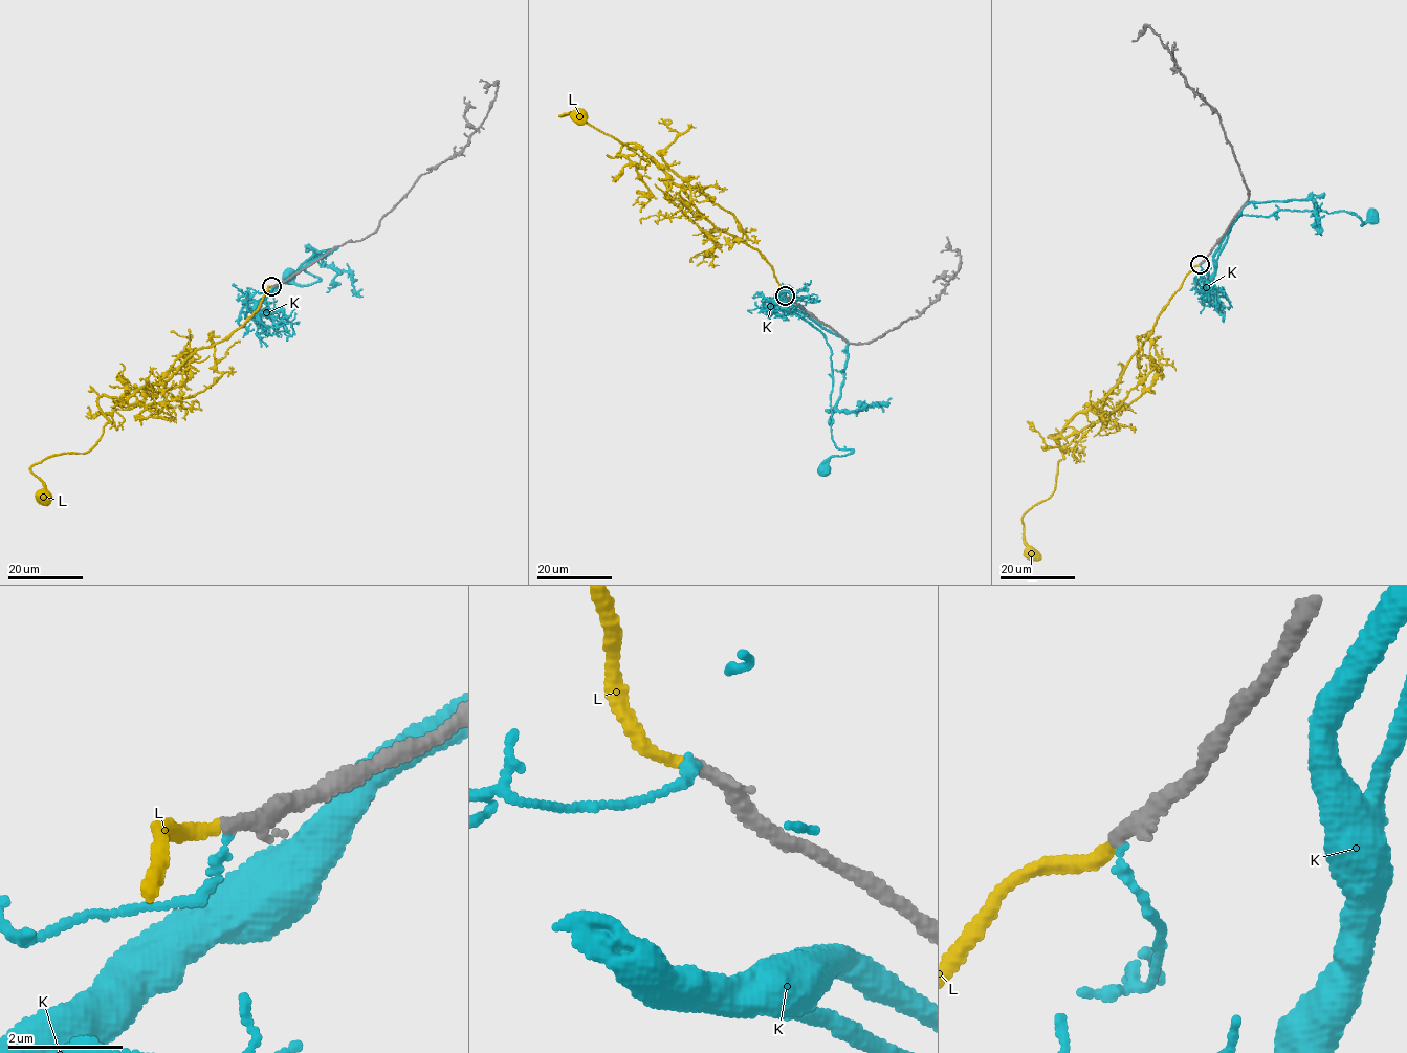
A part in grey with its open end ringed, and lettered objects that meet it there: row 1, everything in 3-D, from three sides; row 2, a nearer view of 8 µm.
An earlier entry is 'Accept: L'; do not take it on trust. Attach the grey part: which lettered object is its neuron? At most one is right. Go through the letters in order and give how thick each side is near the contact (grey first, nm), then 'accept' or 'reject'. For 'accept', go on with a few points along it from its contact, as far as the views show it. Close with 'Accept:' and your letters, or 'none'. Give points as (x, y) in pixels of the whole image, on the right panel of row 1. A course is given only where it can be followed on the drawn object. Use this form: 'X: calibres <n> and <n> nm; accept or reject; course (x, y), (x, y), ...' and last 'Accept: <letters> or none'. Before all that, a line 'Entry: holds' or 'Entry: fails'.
Entry: holds
K: calibres 280 and 110 nm; reject
L: calibres 240 and 220 nm; accept; course (1200, 264), (1120, 381), (1048, 437), (1058, 440), (1062, 459), (1055, 489), (1023, 516), (1029, 554)
Accept: L

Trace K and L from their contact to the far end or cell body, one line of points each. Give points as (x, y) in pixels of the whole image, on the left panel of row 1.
K: (272, 286), (253, 299), (263, 300), (314, 254), (316, 259), (303, 268), (320, 279), (297, 285), (288, 276)
L: (271, 286), (242, 325), (161, 384), (122, 400), (101, 396), (111, 422), (100, 439), (30, 466), (44, 498)

